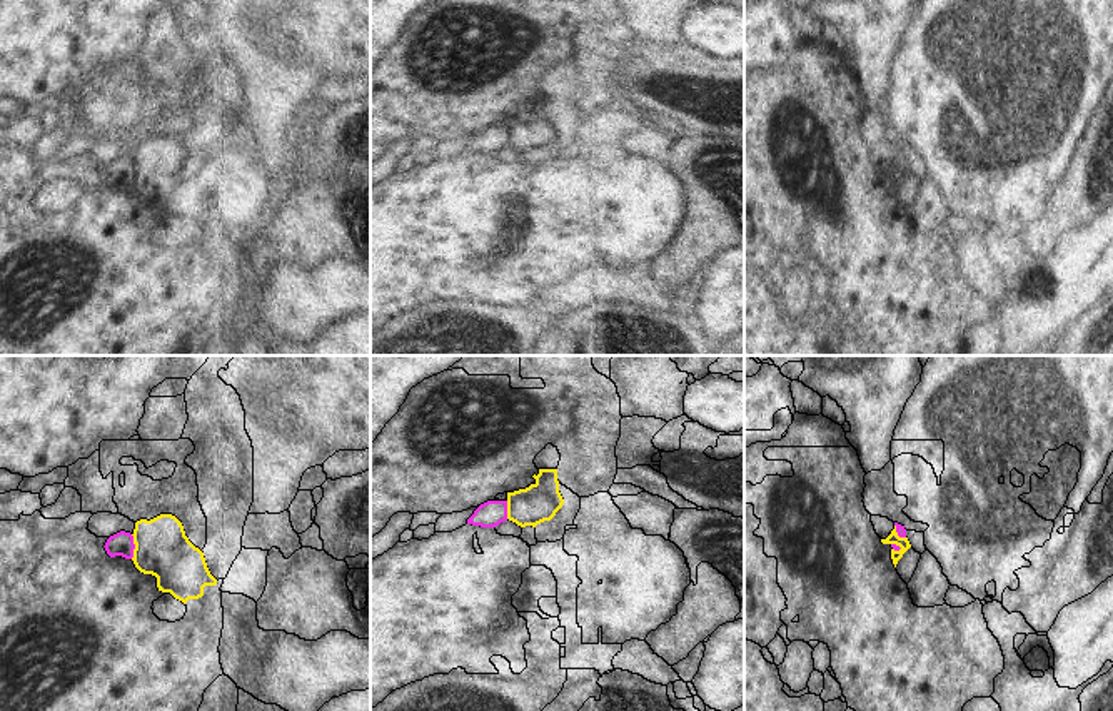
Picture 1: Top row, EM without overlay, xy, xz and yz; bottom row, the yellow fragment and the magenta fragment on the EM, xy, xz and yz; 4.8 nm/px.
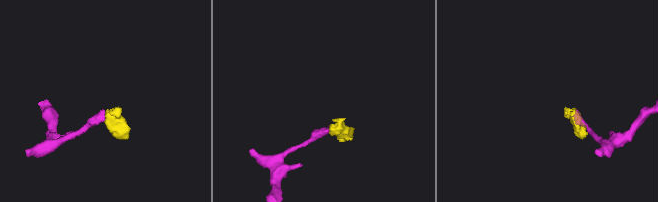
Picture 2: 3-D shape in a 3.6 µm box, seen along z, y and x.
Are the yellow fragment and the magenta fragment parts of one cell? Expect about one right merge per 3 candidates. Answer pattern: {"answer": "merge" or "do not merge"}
{"answer": "do not merge"}

